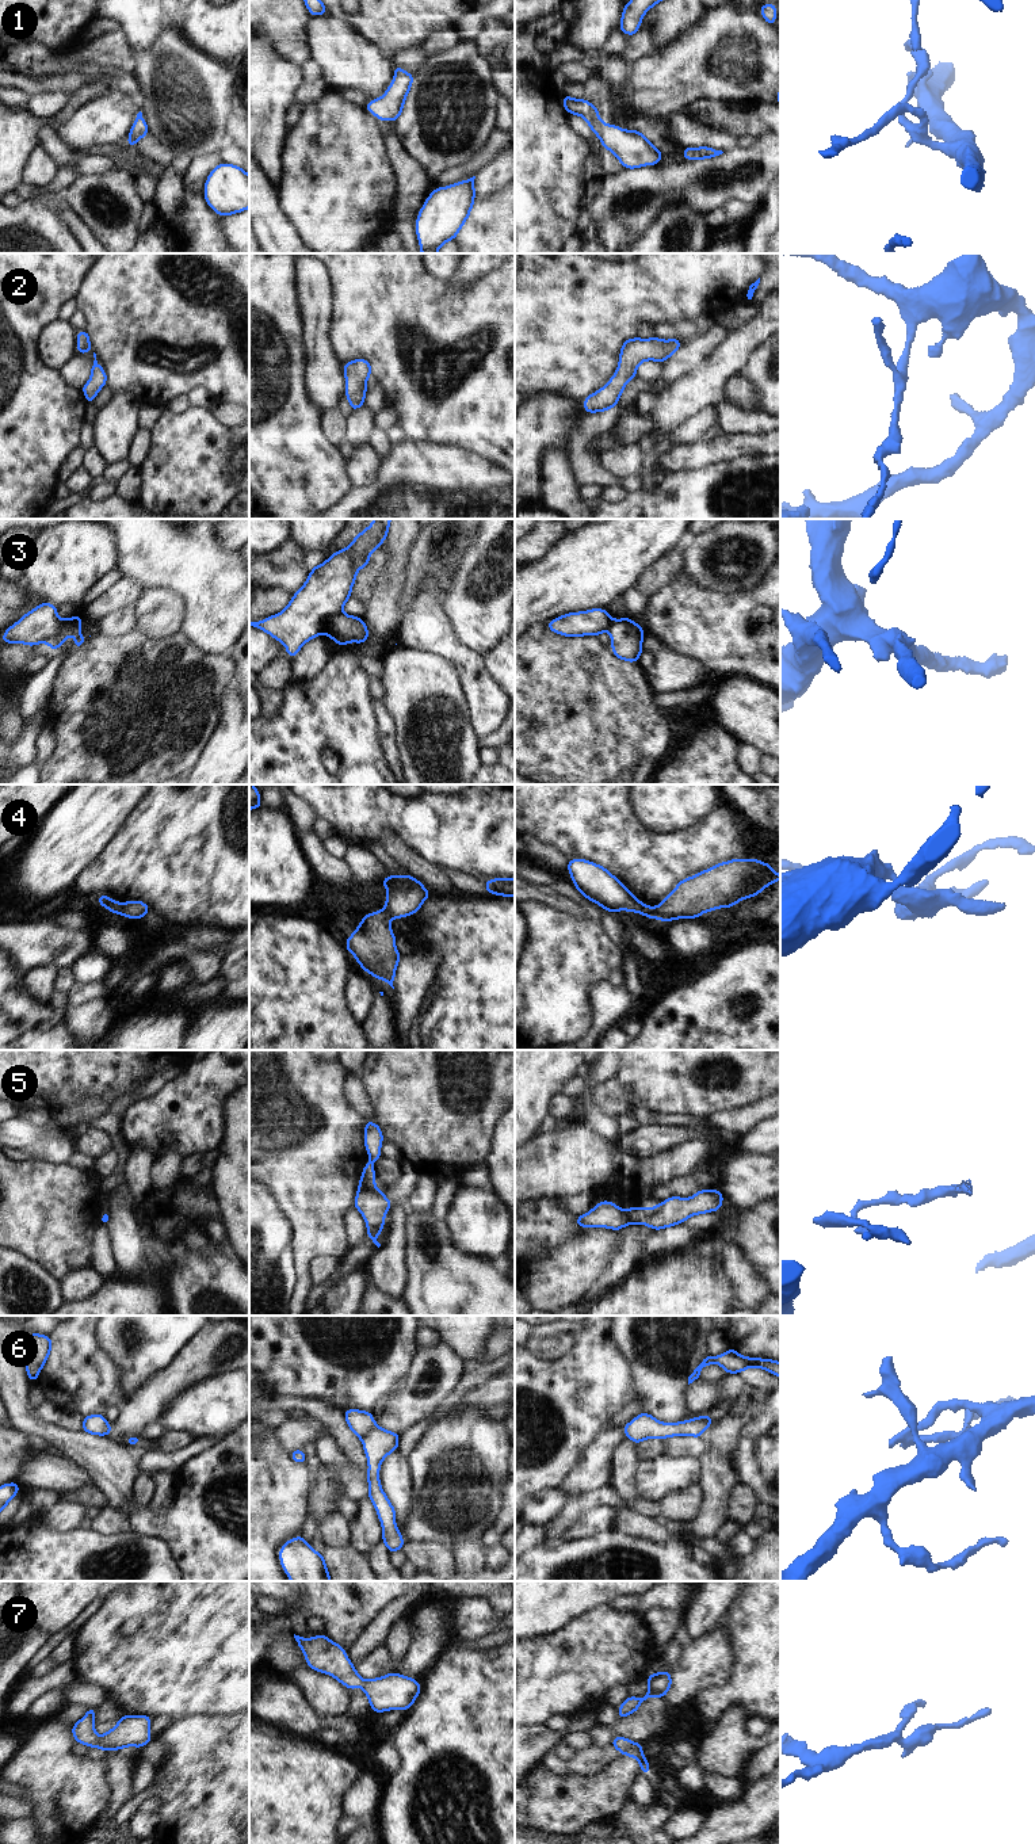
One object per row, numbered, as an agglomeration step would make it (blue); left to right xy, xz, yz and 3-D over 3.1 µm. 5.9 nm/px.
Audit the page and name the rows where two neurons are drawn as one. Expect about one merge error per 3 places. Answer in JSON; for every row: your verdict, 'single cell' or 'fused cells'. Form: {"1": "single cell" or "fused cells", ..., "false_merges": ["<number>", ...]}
{"1": "single cell", "2": "single cell", "3": "fused cells", "4": "fused cells", "5": "fused cells", "6": "fused cells", "7": "single cell", "false_merges": ["3", "4", "5", "6"]}

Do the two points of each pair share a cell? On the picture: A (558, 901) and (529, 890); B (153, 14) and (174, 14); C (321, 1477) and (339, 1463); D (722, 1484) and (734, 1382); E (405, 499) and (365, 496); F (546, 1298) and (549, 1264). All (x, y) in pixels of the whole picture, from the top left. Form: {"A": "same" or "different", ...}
{"A": "same", "B": "different", "C": "different", "D": "different", "E": "same", "F": "same"}

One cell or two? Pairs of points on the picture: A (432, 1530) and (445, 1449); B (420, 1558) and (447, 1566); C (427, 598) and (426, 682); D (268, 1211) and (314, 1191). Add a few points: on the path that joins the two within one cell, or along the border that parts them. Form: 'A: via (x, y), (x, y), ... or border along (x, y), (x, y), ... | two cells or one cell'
A: via (445, 1510), (445, 1469) | one cell
B: via (427, 1558), (440, 1560) | one cell
C: border along (397, 644), (445, 656), (454, 665) | two cells
D: border along (263, 1184), (274, 1194), (290, 1218), (296, 1233) | two cells

